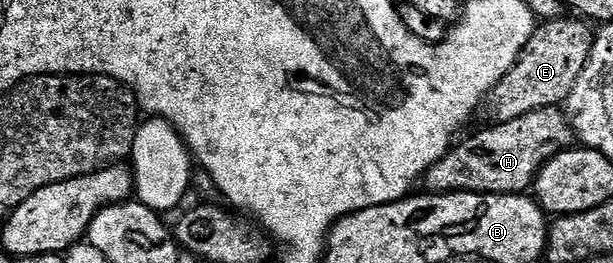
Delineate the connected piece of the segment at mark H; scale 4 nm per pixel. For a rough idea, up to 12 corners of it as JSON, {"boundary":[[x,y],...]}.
{"boundary":[[557,107],[458,140],[431,193],[524,194],[575,145]]}

